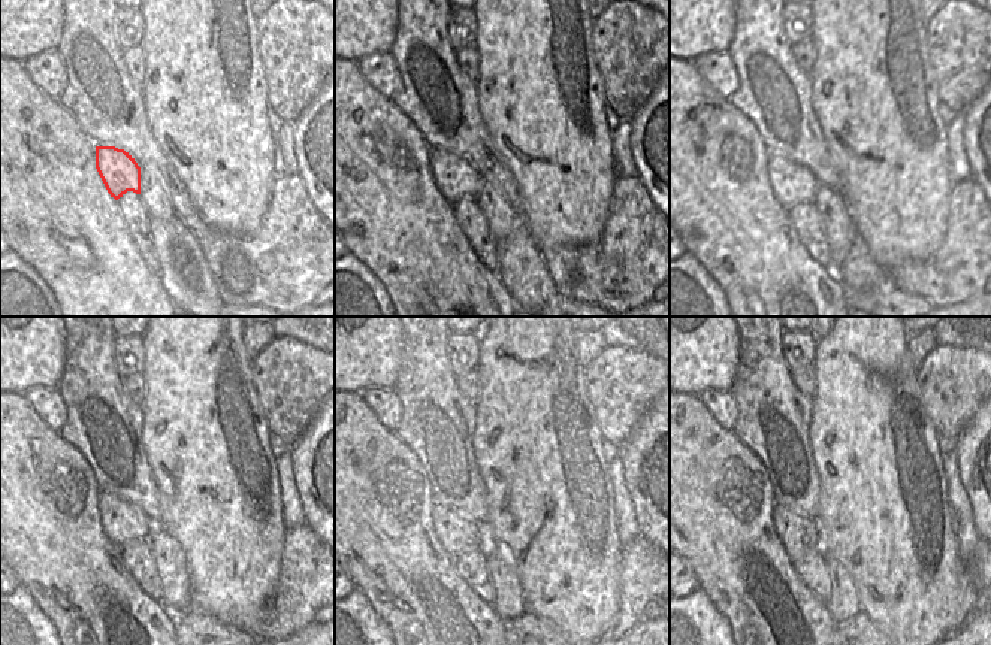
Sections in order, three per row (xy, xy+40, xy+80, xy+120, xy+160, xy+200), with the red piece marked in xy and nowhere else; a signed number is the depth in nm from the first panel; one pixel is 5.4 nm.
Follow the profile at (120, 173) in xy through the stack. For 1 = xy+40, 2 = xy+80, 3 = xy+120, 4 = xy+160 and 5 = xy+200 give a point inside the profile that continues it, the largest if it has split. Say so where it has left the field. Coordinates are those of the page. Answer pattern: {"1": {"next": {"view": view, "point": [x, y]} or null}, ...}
{"1": {"next": {"view": "xy+40", "point": [455, 178]}}, "2": {"next": {"view": "xy+80", "point": [791, 184]}}, "3": {"next": {"view": "xy+120", "point": [121, 521]}}, "4": {"next": {"view": "xy+160", "point": [458, 535]}}, "5": {"next": {"view": "xy+200", "point": [798, 535]}}}

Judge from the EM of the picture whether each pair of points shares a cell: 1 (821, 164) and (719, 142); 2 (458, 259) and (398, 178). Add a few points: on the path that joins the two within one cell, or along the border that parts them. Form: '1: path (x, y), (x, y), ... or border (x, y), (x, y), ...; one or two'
1: border (752, 121), (769, 154); two
2: path (438, 239), (398, 197); one

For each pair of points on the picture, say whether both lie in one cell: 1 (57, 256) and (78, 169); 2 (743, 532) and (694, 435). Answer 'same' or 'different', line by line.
1: same
2: same

